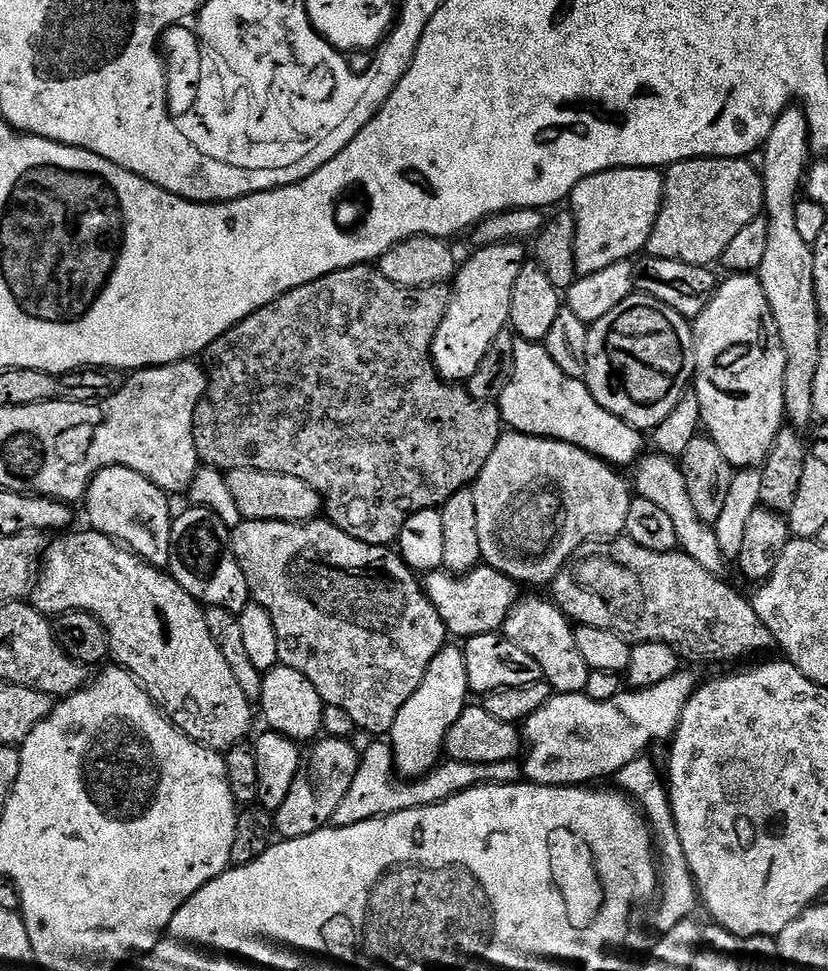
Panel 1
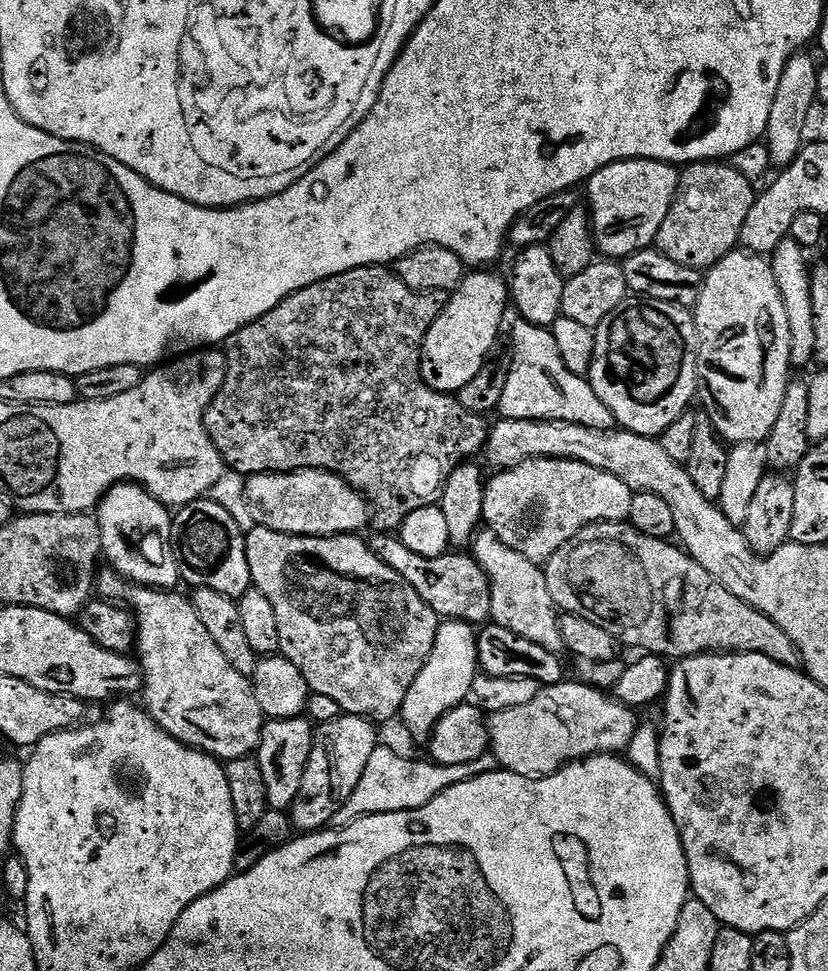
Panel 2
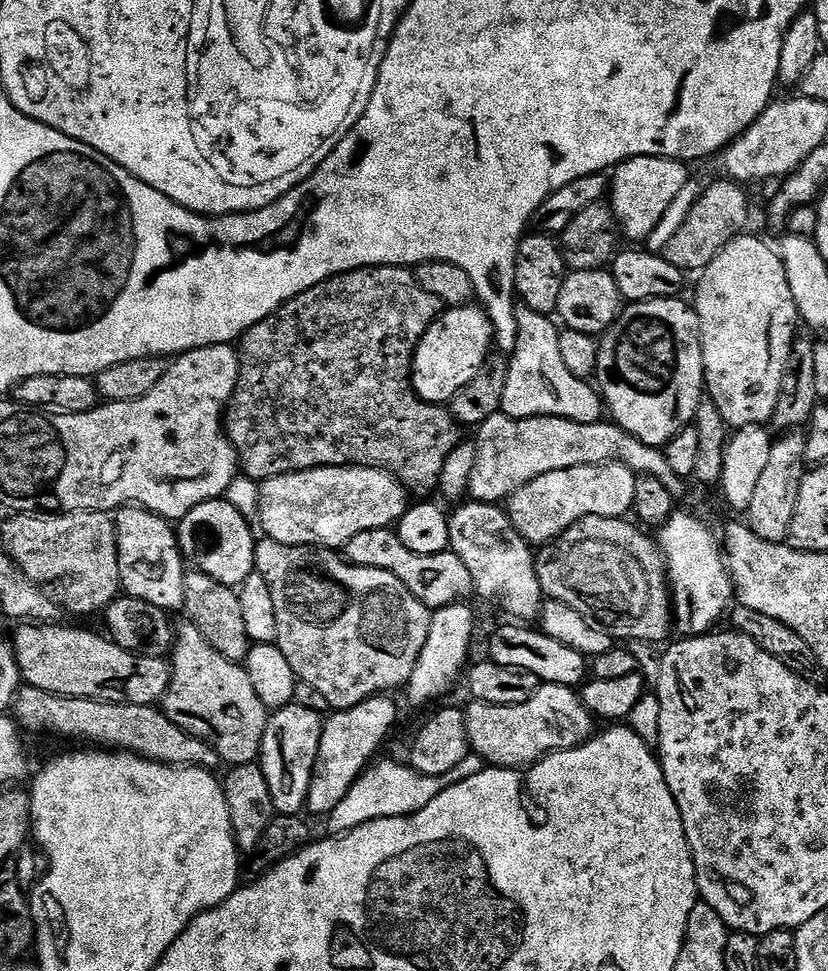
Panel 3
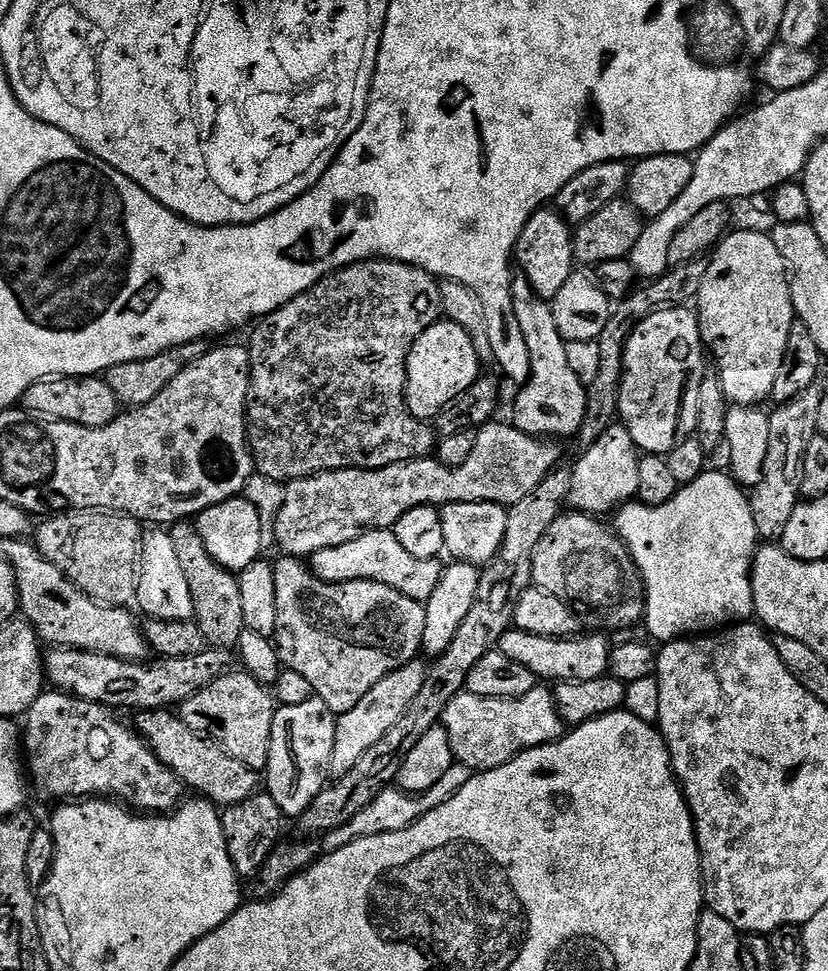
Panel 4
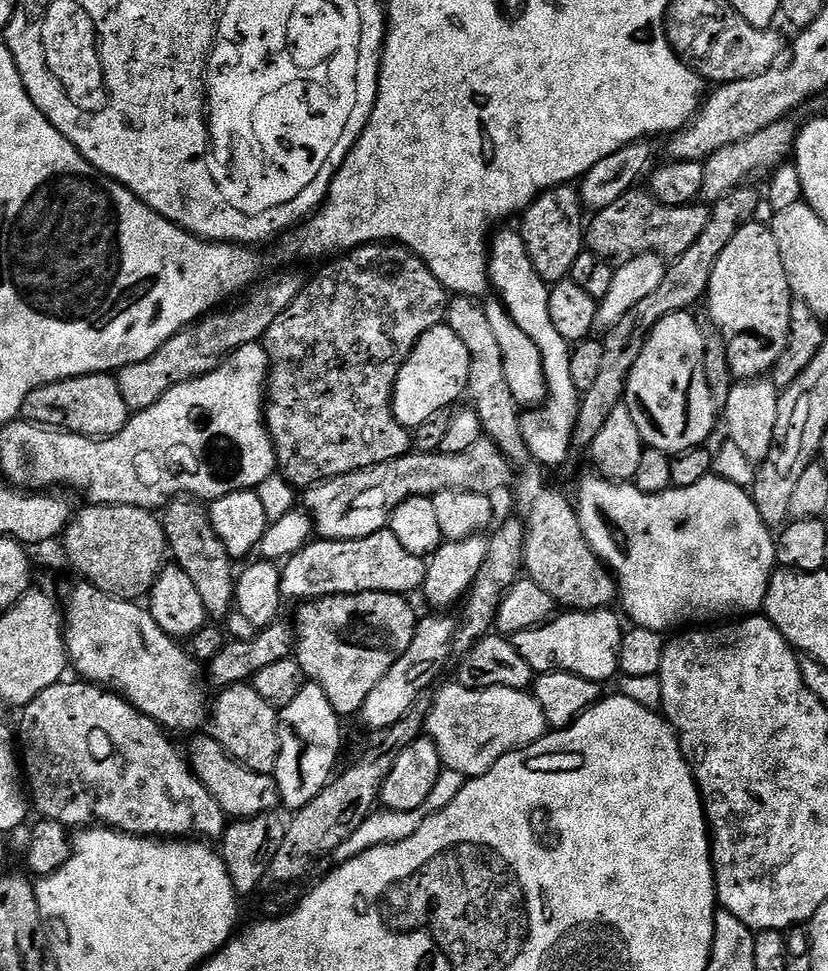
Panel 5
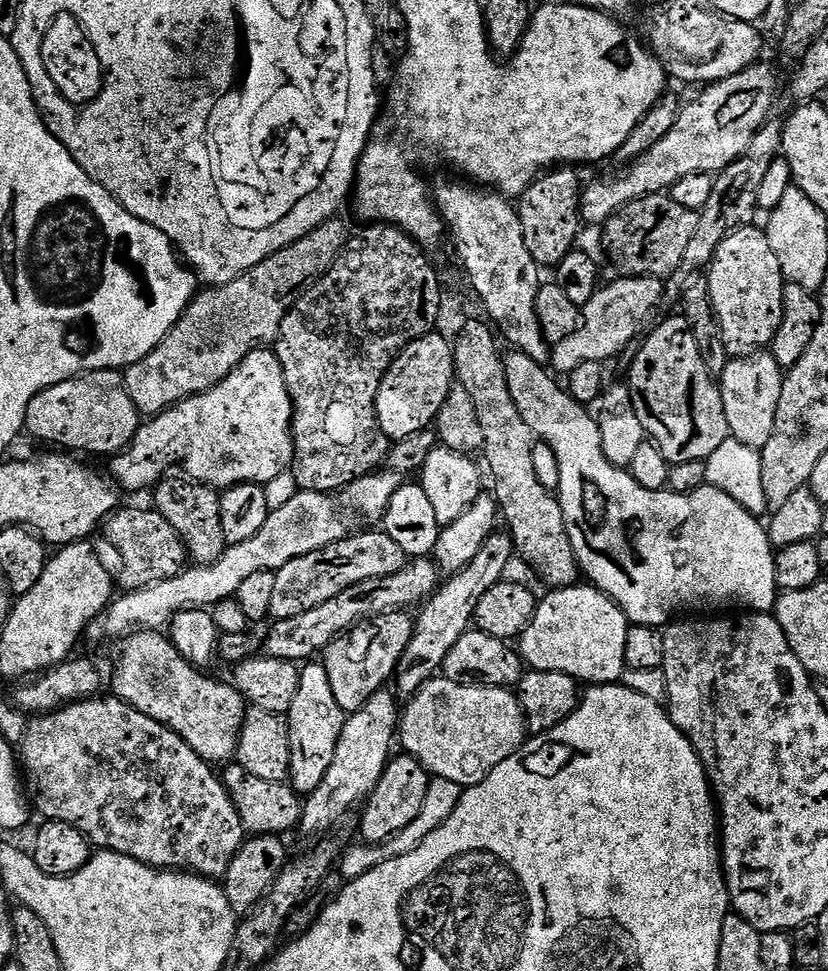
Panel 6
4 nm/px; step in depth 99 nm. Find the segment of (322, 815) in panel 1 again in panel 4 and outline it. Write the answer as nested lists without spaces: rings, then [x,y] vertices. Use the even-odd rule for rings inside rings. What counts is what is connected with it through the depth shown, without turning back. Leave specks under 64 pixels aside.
[[[420,658],[411,660],[406,666],[386,674],[386,678],[382,678],[382,682],[378,682],[378,686],[368,691],[363,696],[362,702],[354,706],[354,710],[346,710],[337,715],[331,770],[333,777],[339,778],[350,774],[350,769],[381,740],[382,734],[386,734],[386,730],[390,730],[390,726],[398,722],[402,710],[406,710],[406,706],[414,702],[418,690],[422,690],[422,682],[428,673],[428,668],[422,661]]]

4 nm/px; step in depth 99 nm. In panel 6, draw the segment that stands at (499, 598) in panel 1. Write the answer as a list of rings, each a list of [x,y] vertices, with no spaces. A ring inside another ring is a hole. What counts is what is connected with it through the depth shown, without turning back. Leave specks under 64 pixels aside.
[[[382,530],[360,532],[357,536],[345,535],[343,540],[322,550],[302,554],[302,558],[294,558],[286,562],[286,566],[276,569],[270,617],[277,621],[294,618],[294,614],[302,614],[302,610],[314,610],[314,606],[330,602],[334,594],[342,594],[342,590],[358,586],[358,582],[366,582],[370,578],[386,578],[386,574],[398,574],[398,570],[402,570],[409,559],[402,546],[398,546],[398,542],[394,542],[394,538]]]

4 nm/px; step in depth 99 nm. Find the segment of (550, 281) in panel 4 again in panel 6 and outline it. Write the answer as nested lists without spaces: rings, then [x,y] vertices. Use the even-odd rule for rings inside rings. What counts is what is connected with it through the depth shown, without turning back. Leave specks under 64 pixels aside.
[[[560,166],[555,170],[549,170],[541,175],[539,180],[535,180],[531,186],[518,197],[518,211],[520,214],[520,221],[522,222],[522,238],[526,238],[526,250],[530,250],[530,258],[534,258],[534,262],[540,265],[541,269],[552,270],[555,269],[557,264],[562,262],[562,258],[566,258],[566,254],[570,254],[577,247],[576,239],[580,236],[580,196],[582,200],[582,188],[580,192],[580,176],[575,167],[572,166]]]

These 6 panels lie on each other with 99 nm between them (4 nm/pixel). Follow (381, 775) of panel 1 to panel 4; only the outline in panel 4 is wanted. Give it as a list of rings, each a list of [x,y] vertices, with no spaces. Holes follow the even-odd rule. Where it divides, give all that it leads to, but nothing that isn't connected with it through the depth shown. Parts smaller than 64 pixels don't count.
[[[453,762],[450,770],[446,770],[445,776],[440,781],[434,782],[434,786],[430,786],[430,790],[425,792],[403,792],[401,788],[395,786],[384,788],[382,794],[378,794],[378,798],[374,798],[364,810],[358,810],[358,814],[354,814],[354,818],[350,818],[350,822],[323,833],[323,851],[325,853],[337,852],[339,848],[358,838],[406,830],[406,826],[418,822],[418,818],[430,814],[430,810],[442,806],[442,802],[446,802],[455,792],[462,790],[462,786],[466,786],[466,782],[470,782],[472,775],[474,773],[471,768],[467,768],[465,764]]]

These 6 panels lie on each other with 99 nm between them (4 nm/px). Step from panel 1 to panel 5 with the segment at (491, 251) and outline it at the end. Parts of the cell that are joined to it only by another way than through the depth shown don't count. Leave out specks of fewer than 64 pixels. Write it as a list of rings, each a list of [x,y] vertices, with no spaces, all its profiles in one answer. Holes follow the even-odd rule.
[[[447,323],[434,326],[418,338],[414,350],[406,358],[392,391],[392,413],[403,428],[414,430],[433,414],[448,412],[452,403],[468,390],[470,352],[462,338],[450,330]]]

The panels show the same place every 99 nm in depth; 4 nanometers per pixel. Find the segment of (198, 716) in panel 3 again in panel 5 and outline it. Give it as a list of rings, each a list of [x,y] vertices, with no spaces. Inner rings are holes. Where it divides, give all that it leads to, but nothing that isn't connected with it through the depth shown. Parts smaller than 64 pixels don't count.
[[[251,683],[235,684],[223,689],[210,704],[210,734],[238,762],[267,776],[275,773],[280,749],[280,721],[277,709],[258,695]]]

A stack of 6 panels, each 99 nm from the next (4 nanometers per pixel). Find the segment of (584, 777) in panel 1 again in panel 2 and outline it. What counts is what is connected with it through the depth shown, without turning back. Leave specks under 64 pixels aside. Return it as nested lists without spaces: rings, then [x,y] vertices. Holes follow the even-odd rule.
[[[587,682],[550,684],[541,687],[534,702],[487,717],[490,752],[503,771],[523,776],[549,776],[573,760],[623,753],[630,746],[630,738],[634,738],[636,716],[633,709]]]

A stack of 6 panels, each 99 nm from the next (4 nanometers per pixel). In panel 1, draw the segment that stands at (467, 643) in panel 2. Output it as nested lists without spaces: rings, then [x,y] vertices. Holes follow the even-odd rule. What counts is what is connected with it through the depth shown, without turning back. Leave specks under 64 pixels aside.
[[[446,646],[434,658],[434,662],[430,662],[430,670],[426,670],[422,686],[410,694],[410,702],[406,702],[406,706],[398,710],[398,718],[394,718],[390,733],[392,762],[401,777],[425,776],[441,763],[446,734],[464,713],[469,703],[468,696],[470,697],[470,689],[463,651],[459,647]]]

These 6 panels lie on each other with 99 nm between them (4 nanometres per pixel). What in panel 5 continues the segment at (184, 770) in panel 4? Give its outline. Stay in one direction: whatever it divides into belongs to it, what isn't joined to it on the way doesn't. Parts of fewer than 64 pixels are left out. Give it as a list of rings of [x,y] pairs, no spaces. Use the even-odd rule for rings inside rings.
[[[196,734],[186,747],[186,759],[192,773],[214,794],[218,806],[222,806],[224,815],[232,820],[245,820],[261,816],[267,812],[276,812],[281,807],[280,791],[276,785],[275,775],[267,776],[250,770],[242,762],[230,755],[211,734]]]

